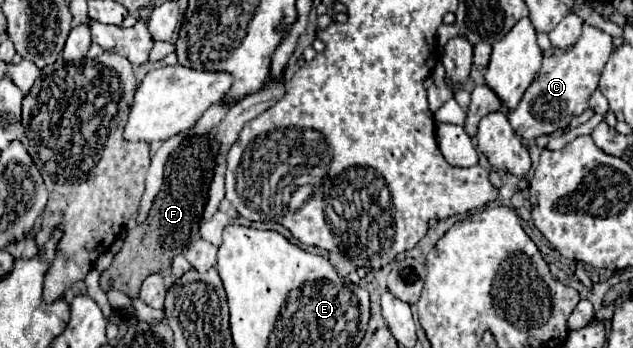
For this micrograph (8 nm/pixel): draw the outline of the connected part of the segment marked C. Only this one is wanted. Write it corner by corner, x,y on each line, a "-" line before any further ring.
583,23
583,35
577,45
573,45
573,49
559,55
543,57
543,67
539,75
527,87
517,109
509,113
509,123
517,137
531,141
541,135
551,135
559,129
565,129
573,117
579,117
587,109
587,101
597,89
601,71
613,51
611,39
613,37
599,27

